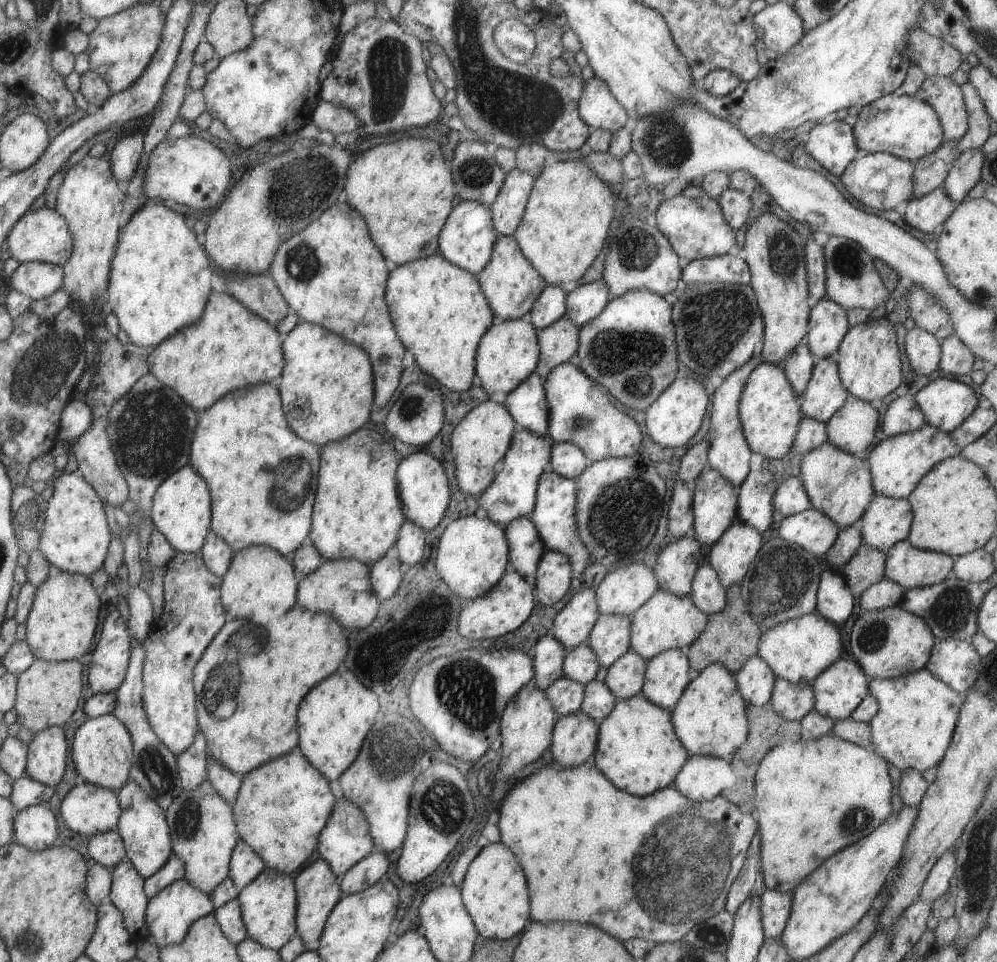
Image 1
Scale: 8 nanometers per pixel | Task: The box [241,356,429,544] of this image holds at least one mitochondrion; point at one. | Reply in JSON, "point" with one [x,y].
{"point":[289,480]}

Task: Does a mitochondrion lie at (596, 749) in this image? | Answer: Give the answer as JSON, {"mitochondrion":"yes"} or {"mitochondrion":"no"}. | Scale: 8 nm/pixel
{"mitochondrion":"no"}

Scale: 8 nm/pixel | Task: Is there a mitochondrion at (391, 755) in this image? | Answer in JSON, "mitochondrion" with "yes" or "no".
{"mitochondrion":"yes"}

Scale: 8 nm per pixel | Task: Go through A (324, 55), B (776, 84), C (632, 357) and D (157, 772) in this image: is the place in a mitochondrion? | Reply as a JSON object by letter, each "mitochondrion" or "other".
{"A":"other","B":"mitochondrion","C":"mitochondrion","D":"mitochondrion"}

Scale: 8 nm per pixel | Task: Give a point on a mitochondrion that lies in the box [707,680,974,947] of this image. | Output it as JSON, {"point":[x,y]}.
{"point":[855,821]}

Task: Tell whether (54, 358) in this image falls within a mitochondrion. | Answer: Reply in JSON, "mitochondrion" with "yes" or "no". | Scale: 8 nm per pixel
{"mitochondrion":"yes"}

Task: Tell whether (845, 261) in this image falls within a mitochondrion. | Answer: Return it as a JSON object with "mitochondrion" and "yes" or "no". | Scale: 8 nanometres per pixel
{"mitochondrion":"yes"}

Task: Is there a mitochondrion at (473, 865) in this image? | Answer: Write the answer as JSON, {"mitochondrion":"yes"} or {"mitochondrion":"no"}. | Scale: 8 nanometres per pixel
{"mitochondrion":"no"}

